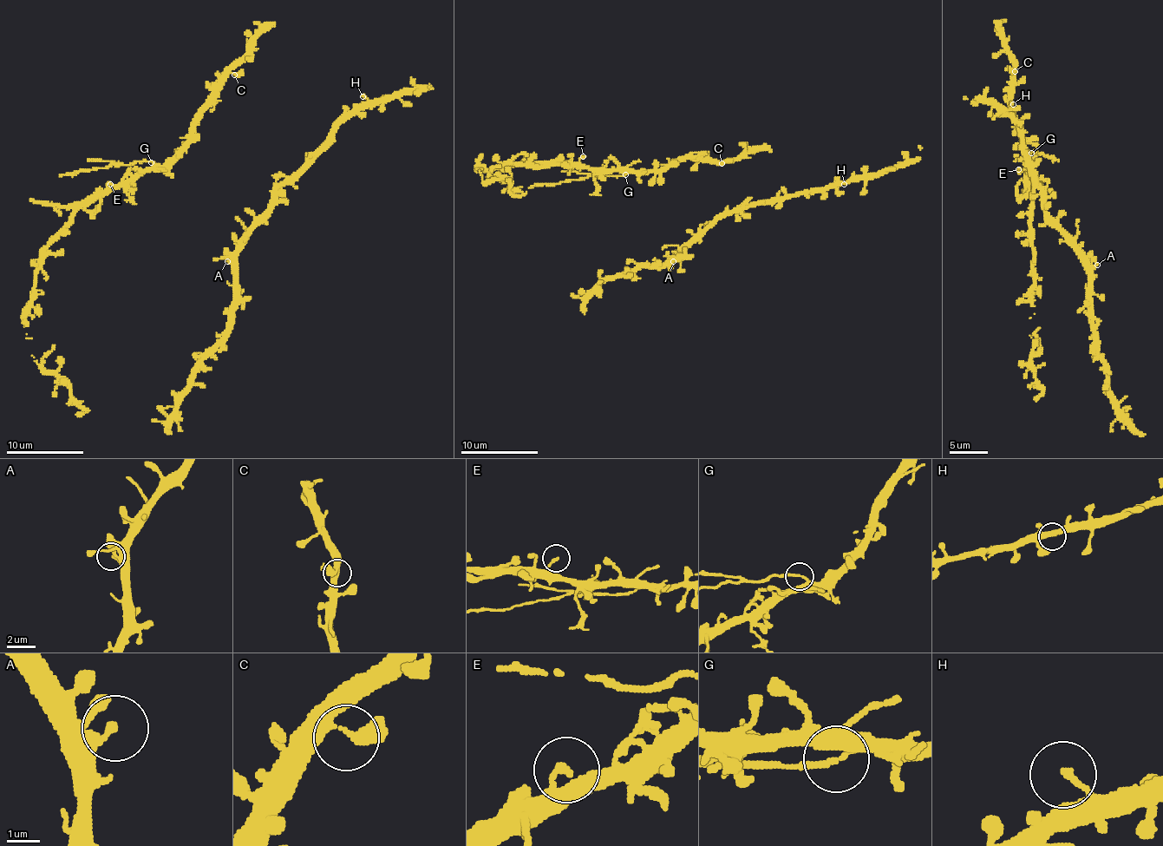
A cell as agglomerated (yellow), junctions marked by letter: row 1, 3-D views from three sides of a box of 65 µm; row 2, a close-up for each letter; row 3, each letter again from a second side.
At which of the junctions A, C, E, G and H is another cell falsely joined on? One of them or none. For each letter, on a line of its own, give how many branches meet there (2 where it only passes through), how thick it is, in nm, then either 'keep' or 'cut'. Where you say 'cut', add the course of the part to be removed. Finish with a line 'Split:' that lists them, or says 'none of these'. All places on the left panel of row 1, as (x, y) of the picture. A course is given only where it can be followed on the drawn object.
A: branches 1; calibre 200 nm; keep
C: branches 2; calibre 300 nm; keep
E: branches 1; calibre 200 nm; keep
G: branches 2; calibre 150 nm; cut; course (151, 161), (109, 164), (60, 176)
H: branches 1; calibre 180 nm; keep
Split: G

